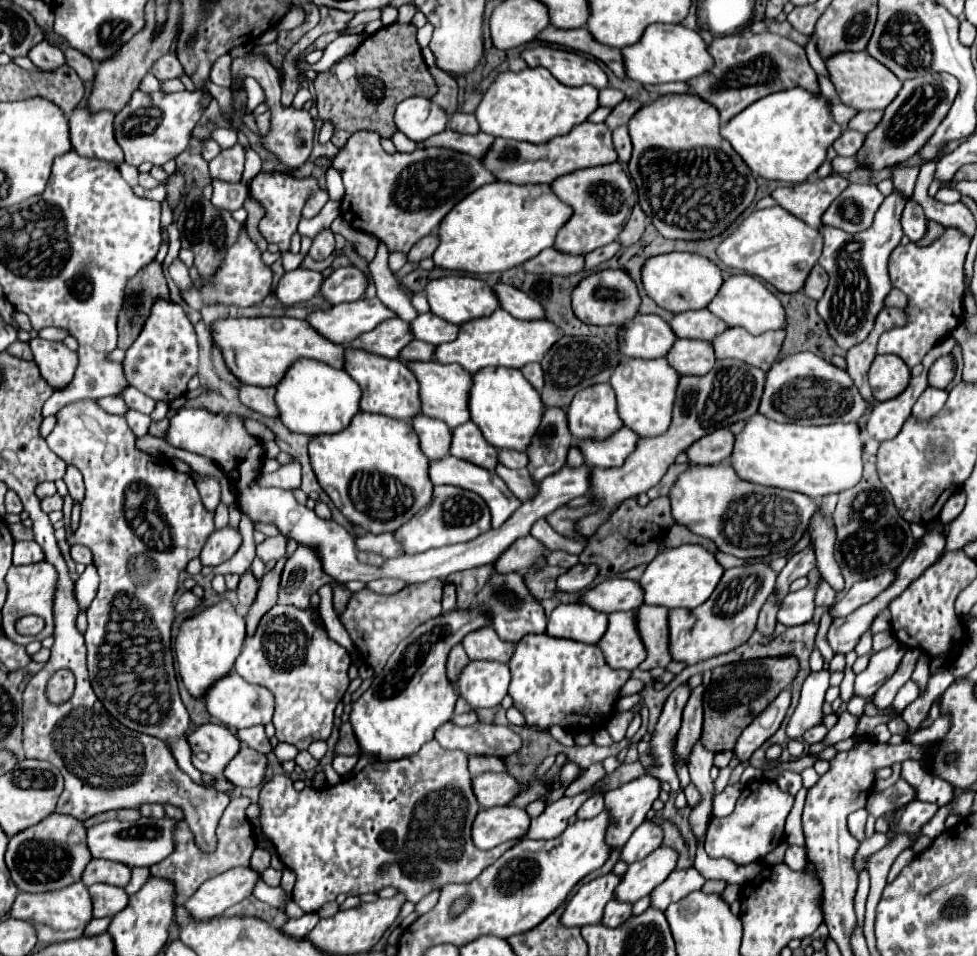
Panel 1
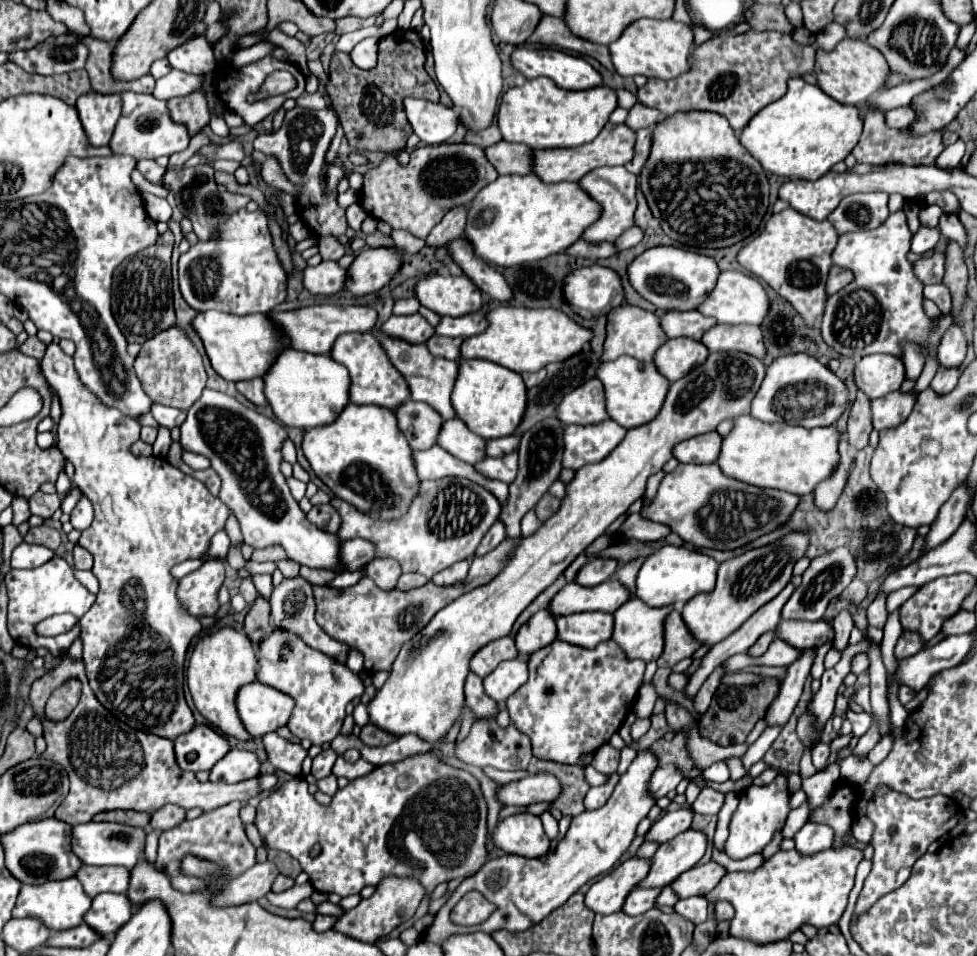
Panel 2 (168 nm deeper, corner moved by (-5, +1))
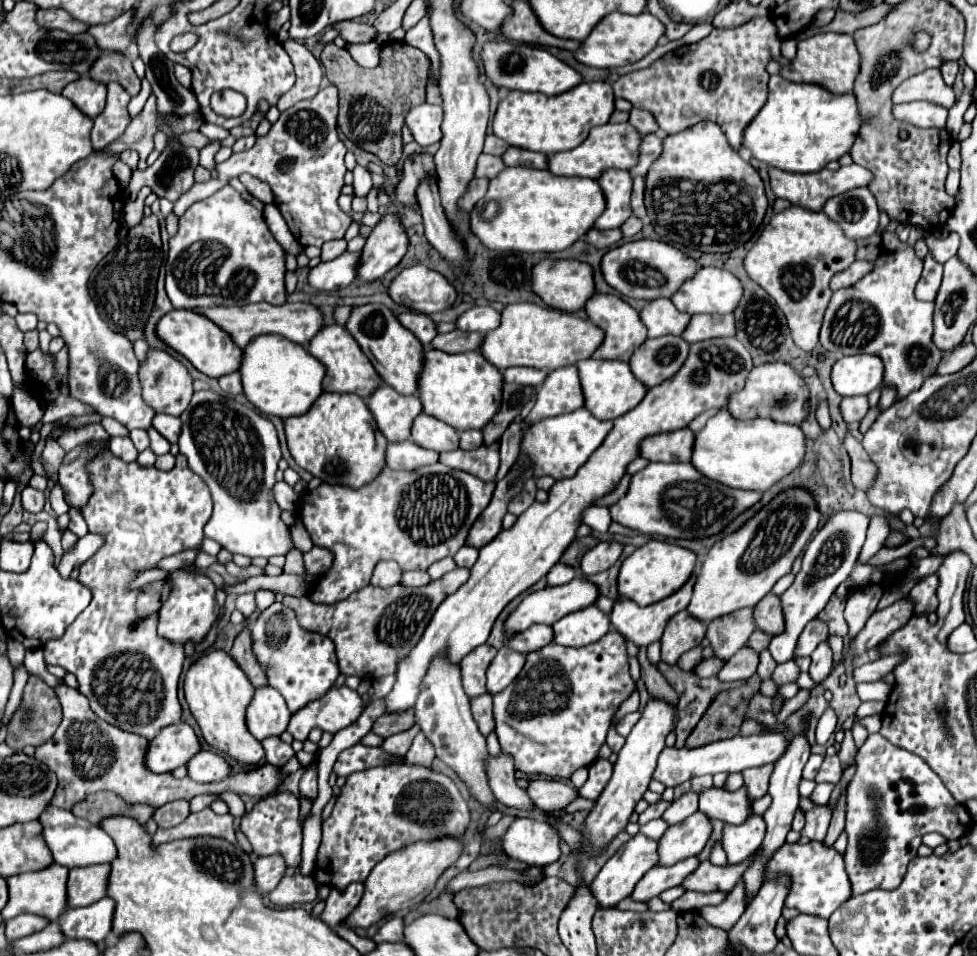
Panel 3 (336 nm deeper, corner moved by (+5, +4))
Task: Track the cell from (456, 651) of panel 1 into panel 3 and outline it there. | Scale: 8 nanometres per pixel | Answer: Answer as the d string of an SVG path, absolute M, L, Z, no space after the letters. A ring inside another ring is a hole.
M484 693L480 697L472 697L470 699L472 705L472 713L474 713L474 721L480 727L482 735L488 735L494 729L494 717L492 717L492 695Z

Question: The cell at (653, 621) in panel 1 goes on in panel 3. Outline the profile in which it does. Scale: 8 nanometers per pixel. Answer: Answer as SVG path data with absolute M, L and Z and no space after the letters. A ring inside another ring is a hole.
M680 611L668 619L666 631L662 635L662 661L674 665L682 653L700 645L706 635L706 627L702 621L688 617L688 611ZM696 633L696 637L694 637Z

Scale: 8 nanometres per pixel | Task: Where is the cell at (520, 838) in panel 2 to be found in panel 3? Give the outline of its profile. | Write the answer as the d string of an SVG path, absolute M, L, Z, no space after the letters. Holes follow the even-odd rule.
M528 817L514 819L502 835L502 849L512 859L528 865L548 865L560 857L558 835L552 833L548 823Z

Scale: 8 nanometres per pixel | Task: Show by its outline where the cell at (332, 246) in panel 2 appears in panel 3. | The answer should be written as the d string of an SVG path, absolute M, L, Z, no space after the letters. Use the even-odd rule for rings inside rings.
M326 241L322 245L322 255L320 259L322 261L328 261L328 259L336 259L338 255L342 255L346 251L346 241Z

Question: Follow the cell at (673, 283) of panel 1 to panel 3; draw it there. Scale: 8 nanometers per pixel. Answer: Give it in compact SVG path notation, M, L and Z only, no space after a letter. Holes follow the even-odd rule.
M630 241L616 249L610 249L602 259L602 273L610 287L614 287L618 293L632 297L632 299L672 299L672 293L676 293L684 281L688 281L698 271L698 263L684 255L680 249L664 243L664 241Z

